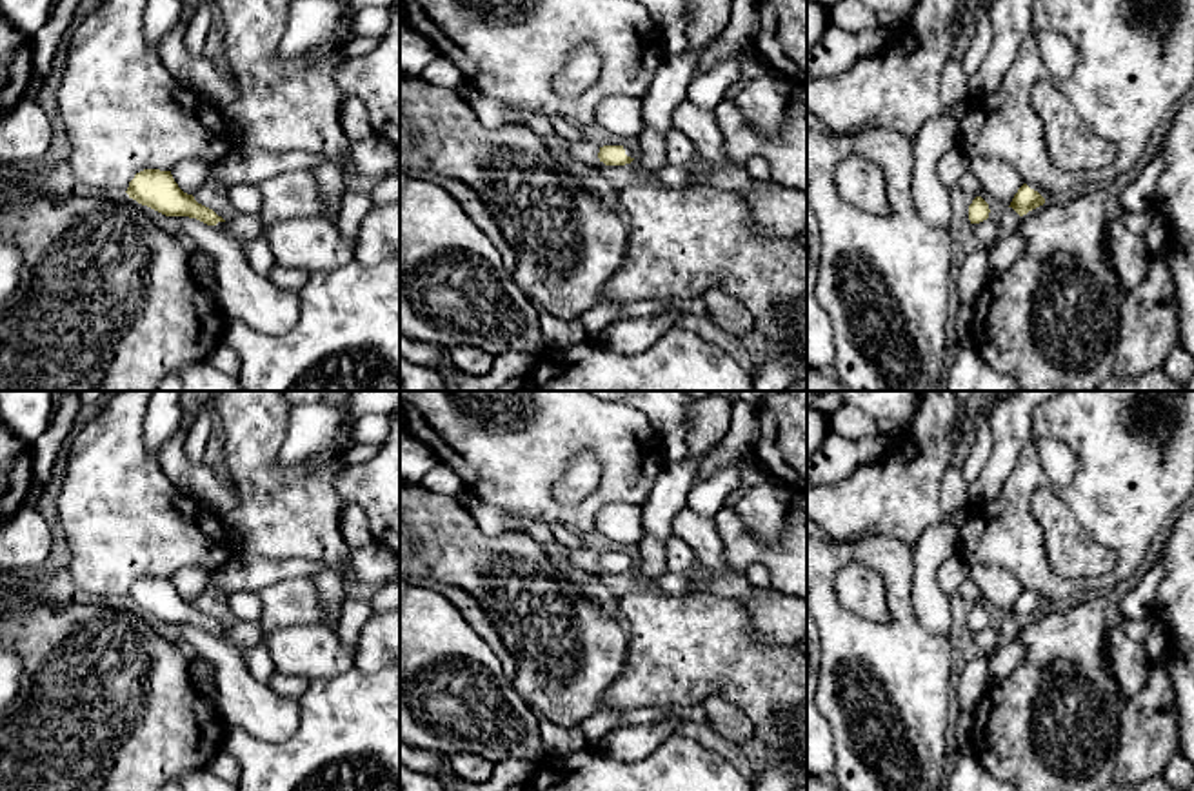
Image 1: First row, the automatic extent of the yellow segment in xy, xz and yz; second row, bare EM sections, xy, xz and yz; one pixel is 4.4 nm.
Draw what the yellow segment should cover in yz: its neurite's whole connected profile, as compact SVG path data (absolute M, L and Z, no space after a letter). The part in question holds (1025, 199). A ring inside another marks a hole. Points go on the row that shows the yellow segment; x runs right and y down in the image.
M1023 184L1014 195L1009 207L1012 207L1020 216L1023 216L1043 204L1045 204L1045 198L1038 191Z

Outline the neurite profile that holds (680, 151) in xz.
M671 129L665 135L665 155L667 162L674 165L689 165L698 184L705 184L716 189L736 191L747 195L756 187L756 182L743 165L732 169L712 169L703 171L696 164L694 144L678 129Z

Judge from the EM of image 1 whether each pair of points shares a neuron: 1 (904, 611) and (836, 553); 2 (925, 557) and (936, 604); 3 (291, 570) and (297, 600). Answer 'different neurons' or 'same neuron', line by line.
1: same neuron
2: same neuron
3: different neurons

